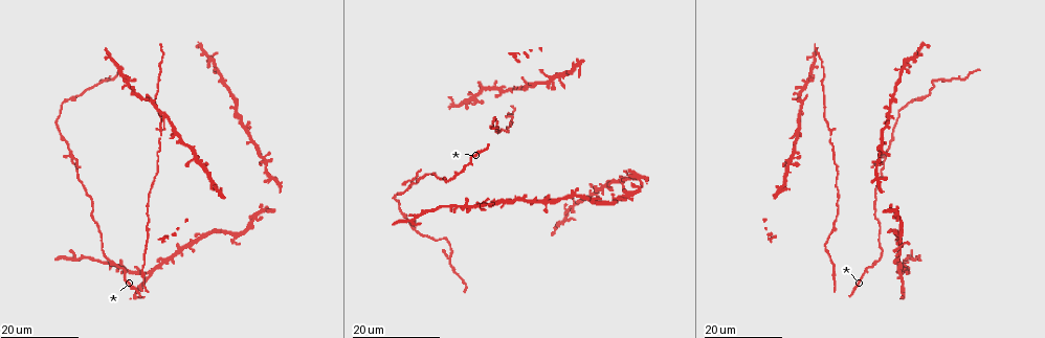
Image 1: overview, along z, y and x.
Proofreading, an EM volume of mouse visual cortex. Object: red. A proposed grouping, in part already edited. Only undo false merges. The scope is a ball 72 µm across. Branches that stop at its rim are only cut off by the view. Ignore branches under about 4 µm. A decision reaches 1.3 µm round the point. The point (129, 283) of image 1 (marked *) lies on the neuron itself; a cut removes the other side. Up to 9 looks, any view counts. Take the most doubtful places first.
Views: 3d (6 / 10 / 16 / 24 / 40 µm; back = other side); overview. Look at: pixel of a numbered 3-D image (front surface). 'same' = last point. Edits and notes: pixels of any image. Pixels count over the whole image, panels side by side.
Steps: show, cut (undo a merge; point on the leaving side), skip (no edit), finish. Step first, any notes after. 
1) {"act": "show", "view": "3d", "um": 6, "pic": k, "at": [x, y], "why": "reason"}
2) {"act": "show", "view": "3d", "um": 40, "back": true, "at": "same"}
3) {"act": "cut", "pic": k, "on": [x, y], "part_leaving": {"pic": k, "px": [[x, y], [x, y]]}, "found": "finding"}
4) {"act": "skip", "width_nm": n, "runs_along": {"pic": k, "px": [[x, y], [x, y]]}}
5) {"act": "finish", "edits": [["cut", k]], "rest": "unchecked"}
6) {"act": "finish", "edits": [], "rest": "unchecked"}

{"act": "show", "view": "3d", "um": 24, "pic": 1, "at": [71, 154], "why": "three arms meet"}

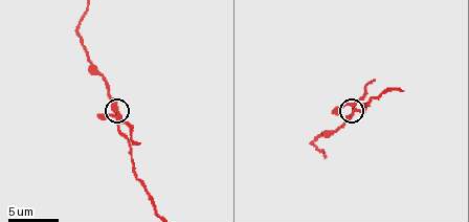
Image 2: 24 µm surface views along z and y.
{"act": "show", "view": "3d", "um": 10, "pic": 2, "at": [116, 108]}

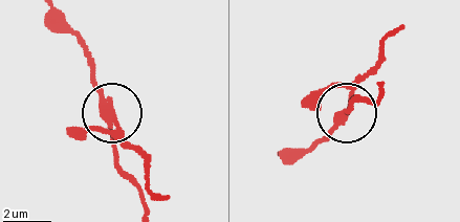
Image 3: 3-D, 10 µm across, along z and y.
{"act": "cut", "pic": 3, "on": [96, 128], "width_nm": 220, "part_leaving": {"pic": 3, "px": [[113, 113], [147, 164], [151, 189], [165, 199]]}, "found": "two neurons meet here"}

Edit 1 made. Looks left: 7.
{"act": "show", "view": "3d", "um": 24, "pic": 1, "at": [802, 102]}

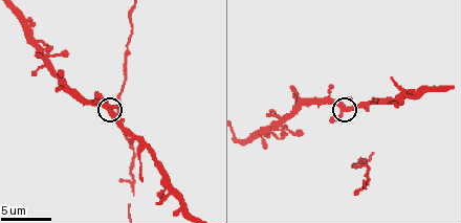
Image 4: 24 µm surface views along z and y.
{"act": "show", "view": "3d", "um": 10, "pic": 4, "at": [343, 107]}

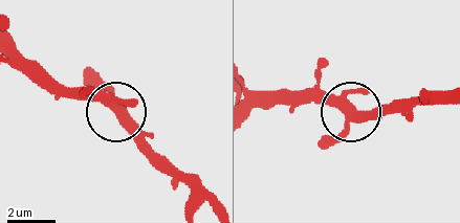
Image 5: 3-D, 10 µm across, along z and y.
{"act": "skip", "width_nm": 390, "found": "continuous, no second neuron"}

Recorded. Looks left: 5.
{"act": "show", "view": "3d", "um": 24, "pic": 1, "at": [468, 205]}

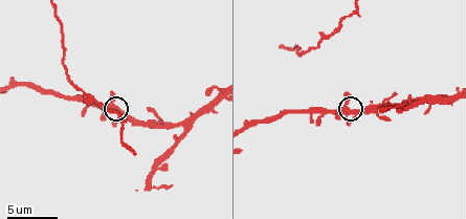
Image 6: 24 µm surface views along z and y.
{"act": "show", "view": "3d", "um": 6, "pic": 6, "at": [349, 113], "why": "closer look"}

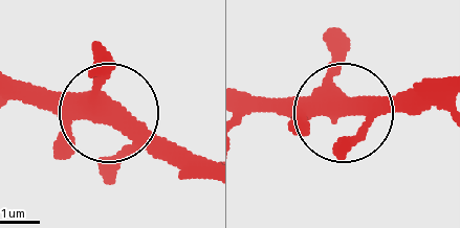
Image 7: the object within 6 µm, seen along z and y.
{"act": "show", "view": "3d", "um": 6, "back": true, "pic": 7, "at": [104, 114], "why": "other side"}

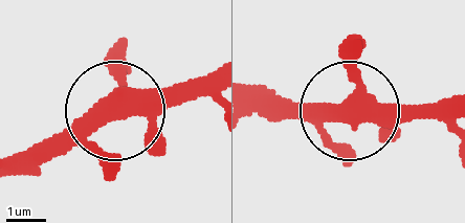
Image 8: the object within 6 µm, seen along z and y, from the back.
{"act": "skip", "side_arm_um": 19, "arms": 4, "found": "continuous, no second neuron"}

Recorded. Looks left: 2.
{"act": "show", "view": "3d", "um": 6, "pic": 4, "at": [132, 189]}

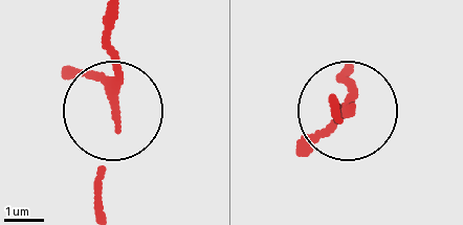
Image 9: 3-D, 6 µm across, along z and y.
{"act": "skip", "found": "one neuron here"}

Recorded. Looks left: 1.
{"act": "finish", "edits": [["cut", 3]], "rest": "unchecked"}

